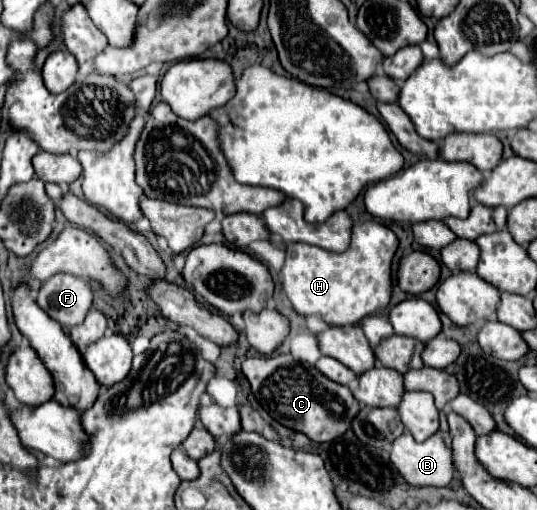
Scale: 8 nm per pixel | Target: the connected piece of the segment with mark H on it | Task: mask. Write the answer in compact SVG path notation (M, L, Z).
M373 221L353 227L351 247L345 253L331 253L307 243L291 243L287 245L287 259L281 269L283 291L301 315L319 313L325 323L335 327L357 325L363 317L389 305L391 265L397 247L395 233Z

